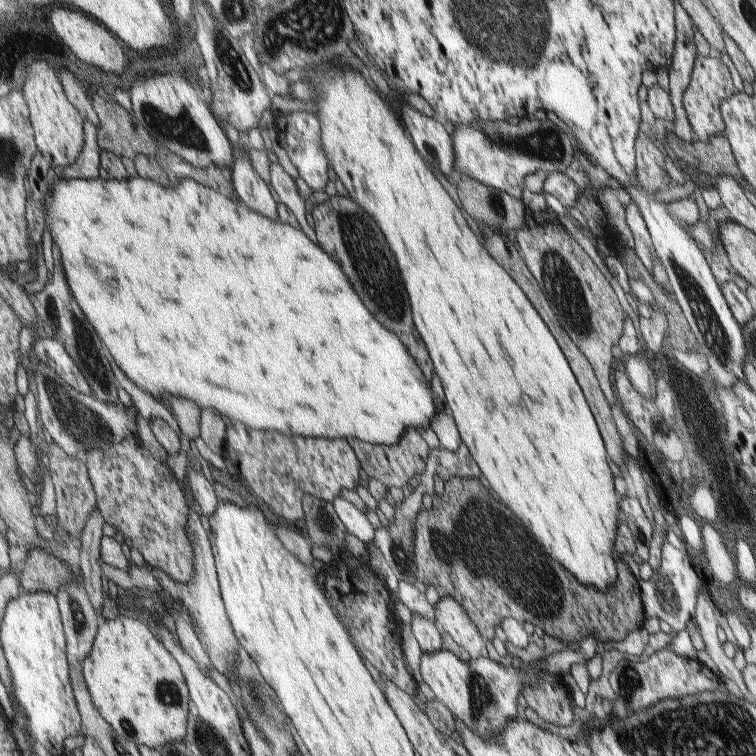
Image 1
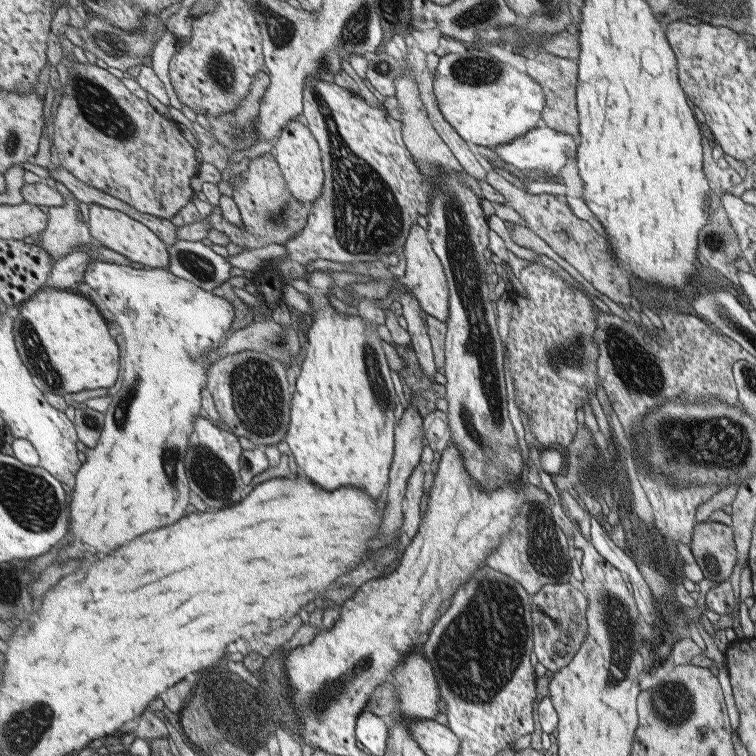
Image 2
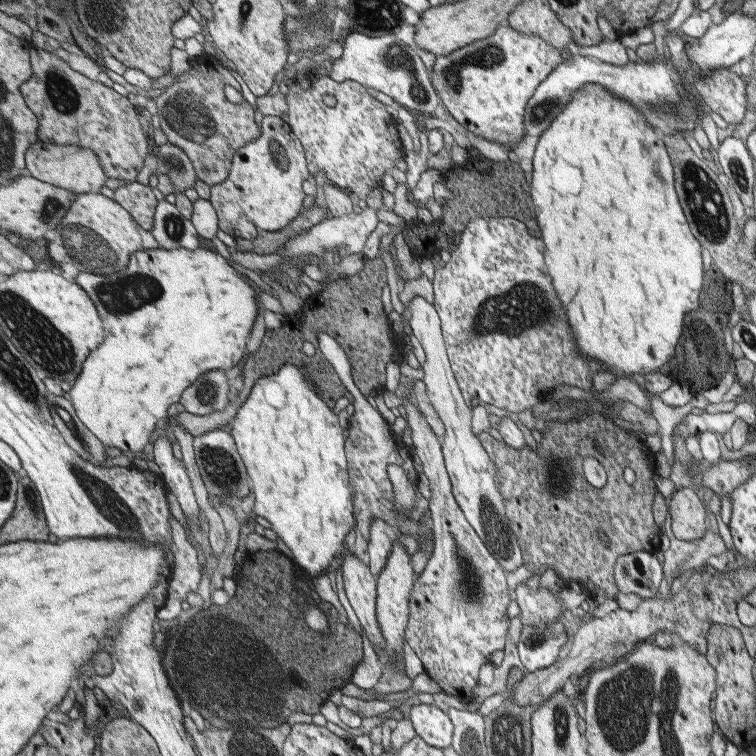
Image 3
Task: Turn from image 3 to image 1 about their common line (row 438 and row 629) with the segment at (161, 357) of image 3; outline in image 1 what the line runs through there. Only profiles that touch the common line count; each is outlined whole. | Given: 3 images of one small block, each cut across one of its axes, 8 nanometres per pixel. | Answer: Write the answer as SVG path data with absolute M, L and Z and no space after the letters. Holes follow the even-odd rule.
M121 611L117 613L112 620L105 620L106 622L101 625L100 632L98 633L93 651L91 655L83 660L83 671L85 672L85 681L87 682L87 687L93 696L94 702L98 707L98 710L102 713L102 716L108 720L108 722L116 729L116 732L120 734L121 737L128 739L129 741L134 741L138 746L148 745L149 747L163 750L166 745L173 742L182 742L186 740L189 733L189 718L191 713L191 690L184 674L182 665L178 662L178 659L170 652L169 648L166 648L165 644L162 644L158 640L158 636L150 630L148 624L140 622L140 620L134 620L134 618L128 618L127 612Z

